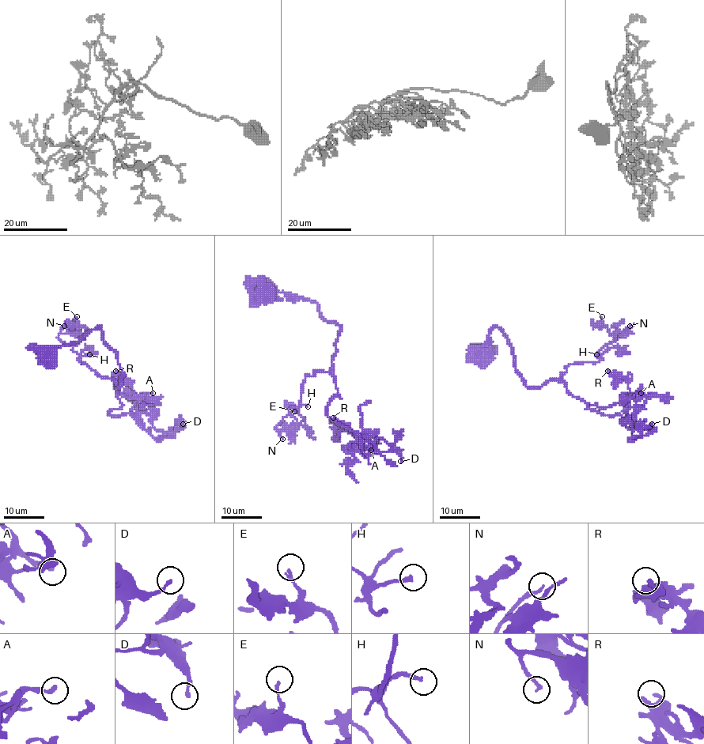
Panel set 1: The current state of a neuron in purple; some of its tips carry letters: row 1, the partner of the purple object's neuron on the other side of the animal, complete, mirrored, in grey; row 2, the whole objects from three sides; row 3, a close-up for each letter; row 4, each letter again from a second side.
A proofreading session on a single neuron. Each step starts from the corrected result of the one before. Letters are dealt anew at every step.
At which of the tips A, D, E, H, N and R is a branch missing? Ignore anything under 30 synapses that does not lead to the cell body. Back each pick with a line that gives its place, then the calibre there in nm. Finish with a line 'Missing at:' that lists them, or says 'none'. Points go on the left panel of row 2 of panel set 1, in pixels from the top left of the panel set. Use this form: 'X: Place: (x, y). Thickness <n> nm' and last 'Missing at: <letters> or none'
H: Place: (89, 354). Thickness 180 nm
Missing at: H

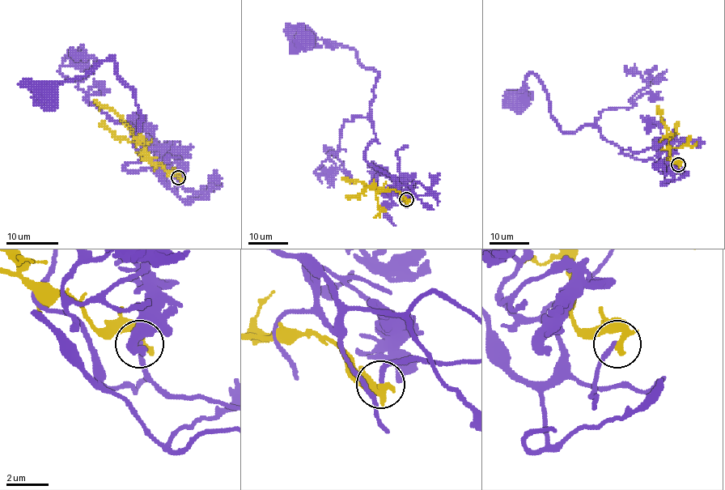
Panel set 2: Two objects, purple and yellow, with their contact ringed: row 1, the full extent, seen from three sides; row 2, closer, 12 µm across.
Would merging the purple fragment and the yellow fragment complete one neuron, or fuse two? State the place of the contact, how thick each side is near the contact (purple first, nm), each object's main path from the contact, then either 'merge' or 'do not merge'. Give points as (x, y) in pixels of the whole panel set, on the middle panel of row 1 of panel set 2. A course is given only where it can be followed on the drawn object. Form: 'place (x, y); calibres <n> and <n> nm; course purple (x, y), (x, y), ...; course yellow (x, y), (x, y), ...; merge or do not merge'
place (406, 199); calibres 190 and 380 nm; course purple (406, 198), (428, 191), (401, 185), (364, 154), (377, 142), (370, 102), (378, 74), (356, 52), (306, 38); course yellow (406, 198), (397, 191), (369, 188), (361, 181), (341, 177); do not merge

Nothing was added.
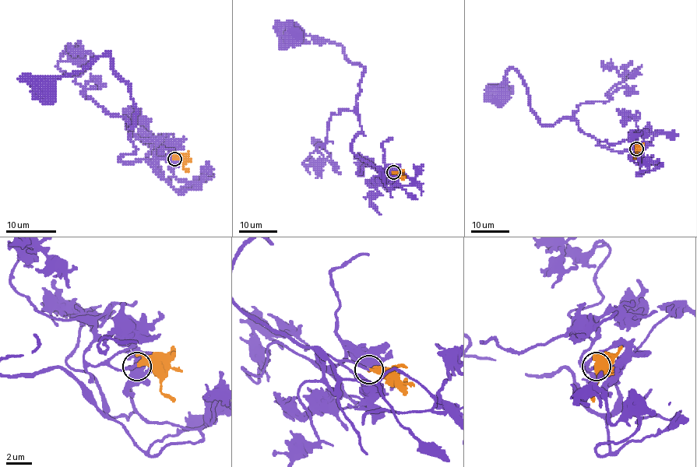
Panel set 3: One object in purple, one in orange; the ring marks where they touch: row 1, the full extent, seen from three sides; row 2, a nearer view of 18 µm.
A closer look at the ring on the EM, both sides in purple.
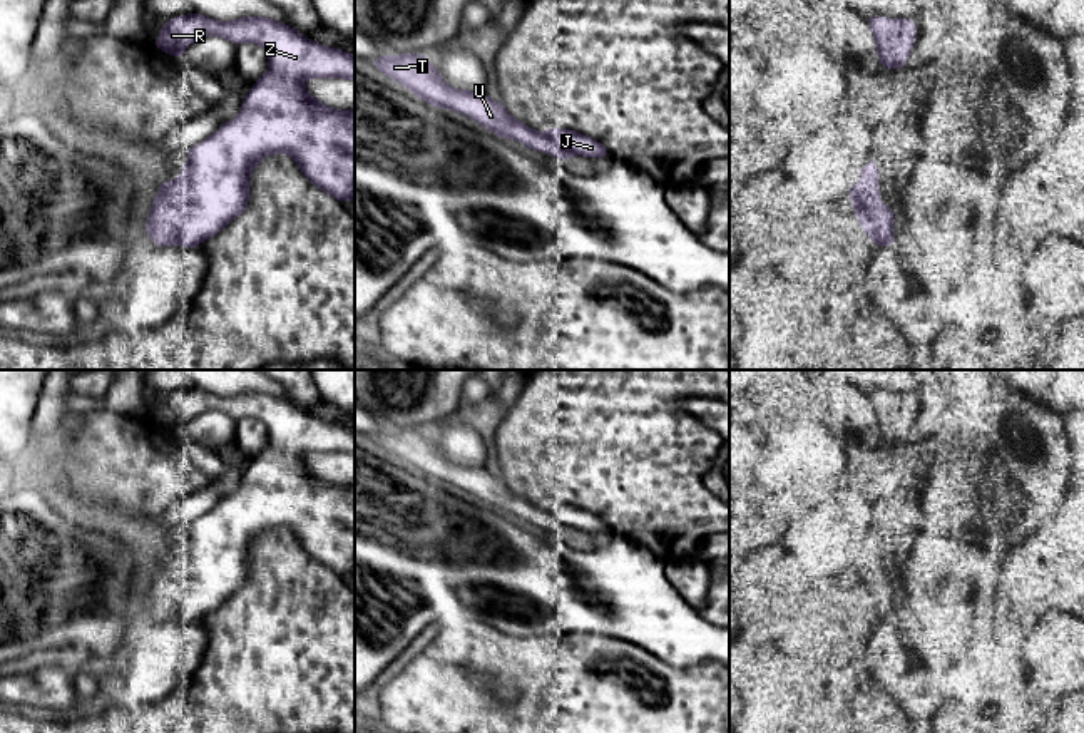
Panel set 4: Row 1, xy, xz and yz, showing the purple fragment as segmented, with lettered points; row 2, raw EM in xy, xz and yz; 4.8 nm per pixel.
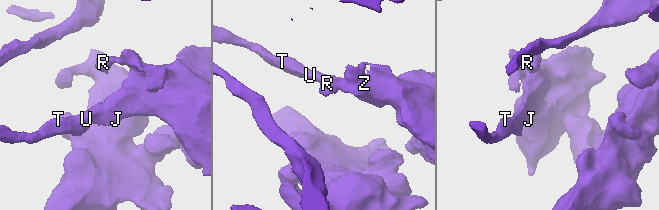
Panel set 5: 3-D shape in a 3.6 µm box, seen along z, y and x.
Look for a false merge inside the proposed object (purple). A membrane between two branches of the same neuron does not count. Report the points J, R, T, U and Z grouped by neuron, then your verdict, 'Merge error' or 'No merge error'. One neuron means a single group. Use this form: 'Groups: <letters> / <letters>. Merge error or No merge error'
Groups: J R T U Z. No merge error

